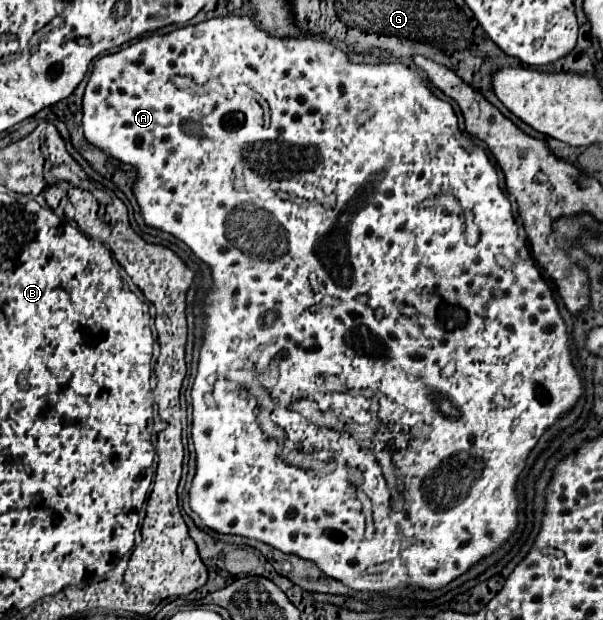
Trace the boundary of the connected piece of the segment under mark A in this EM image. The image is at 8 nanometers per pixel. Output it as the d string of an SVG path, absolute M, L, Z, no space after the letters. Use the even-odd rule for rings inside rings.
M222 16L222 18L212 18L212 20L204 20L204 22L200 22L200 24L196 24L196 26L184 26L184 28L178 28L178 30L174 30L174 32L170 32L170 34L164 34L164 36L162 36L162 34L150 34L150 36L144 36L144 38L140 38L140 40L138 40L138 42L134 42L134 44L130 44L130 46L126 46L126 48L122 48L122 50L118 50L118 52L114 52L114 54L106 54L106 56L102 56L102 58L100 58L100 60L96 60L96 64L94 64L94 68L92 68L92 76L90 76L90 80L88 80L88 86L86 86L86 92L84 92L84 100L82 100L82 130L84 130L84 138L86 138L86 140L88 140L88 142L90 142L90 144L92 144L92 146L96 146L96 148L98 148L98 150L102 150L102 152L104 152L104 154L106 154L106 156L110 156L110 158L114 158L114 160L118 160L118 162L122 162L122 164L130 164L130 166L134 166L134 168L136 168L136 184L134 184L134 186L132 186L132 192L134 192L134 196L136 196L136 200L138 200L138 206L140 206L140 214L142 214L142 218L144 218L144 224L146 224L146 226L150 226L150 228L158 228L158 230L164 230L164 232L170 232L170 234L172 234L172 236L174 236L174 238L178 238L178 240L180 240L180 242L184 242L184 244L186 244L186 246L188 246L188 248L190 248L190 250L192 250L192 254L194 254L194 256L196 256L196 258L200 258L200 260L202 260L202 262L204 262L204 264L208 264L208 266L210 266L210 274L212 274L212 284L210 284L210 292L212 292L212 294L208 294L208 292L206 292L206 296L204 296L204 300L202 300L202 312L204 312L204 316L206 316L206 320L204 320L204 326L202 326L202 330L204 330L204 344L202 344L202 350L200 350L200 360L198 360L198 374L196 374L196 380L194 380L194 386L192 386L192 410L194 410L194 412L192 412L192 442L194 442L194 450L196 450L196 474L194 474L194 480L192 480L192 486L190 486L190 492L188 492L188 498L190 498L190 508L192 508L192 512L194 512L194 514L198 514L198 516L200 516L200 520L202 520L202 524L204 524L204 528L208 528L208 530L212 530L212 532L218 532L218 534L236 534L236 536L242 536L242 538L250 538L250 540L258 540L258 542L264 542L264 544L268 544L268 546L272 546L272 548L274 548L274 550L278 550L278 552L282 552L282 554L294 554L294 556L298 556L298 558L302 558L302 560L308 560L308 562L312 562L312 564L316 564L316 568L318 568L318 570L320 570L320 572L322 572L322 574L324 574L324 576L328 576L328 578L334 578L334 580L338 580L338 582L342 582L342 584L344 584L344 586L348 586L348 588L352 588L352 590L358 590L358 592L388 592L388 590L396 590L396 588L416 588L416 590L440 590L440 588L444 588L444 586L446 586L446 584L450 584L450 582L452 582L452 580L456 580L456 578L458 578L458 576L462 576L462 574L464 574L464 572L466 572L466 570L468 570L468 568L472 568L472 566L474 566L474 564L478 564L478 562L480 562L480 560L482 560L482 558L486 558L486 556L490 556L490 554L492 554L492 552L496 552L496 550L498 550L498 548L500 548L500 546L504 546L504 544L506 544L506 542L508 542L508 540L510 540L510 536L512 536L512 534L514 534L514 532L516 532L516 528L518 528L518 516L516 516L516 512L518 512L518 494L516 494L516 482L518 482L518 476L520 476L520 472L522 472L522 470L524 470L524 466L526 466L526 460L528 460L528 456L530 456L530 452L532 452L532 448L534 448L534 446L536 446L536 442L538 442L538 440L540 440L540 436L542 436L542 434L544 434L544 432L546 432L546 430L548 430L548 428L550 428L550 426L554 426L554 424L556 424L556 422L558 422L558 420L560 420L560 418L564 418L564 416L566 416L566 414L568 414L568 412L570 412L570 410L572 410L572 408L574 408L574 404L576 404L576 402L578 402L578 400L580 400L580 398L582 398L582 394L584 394L584 390L582 390L582 382L580 382L580 376L578 376L578 372L576 372L576 368L574 368L574 364L572 364L572 358L570 358L570 344L568 344L568 328L566 328L566 324L564 324L564 320L562 320L562 316L560 316L560 312L558 312L558 304L556 304L556 300L554 300L554 292L552 292L552 288L550 288L550 286L548 286L548 284L546 284L546 280L544 280L544 278L542 278L542 274L540 274L540 272L538 272L538 268L536 268L536 262L534 262L534 258L532 258L532 254L530 254L530 250L528 250L528 246L526 246L526 242L524 242L524 240L522 240L522 238L520 238L520 234L518 234L518 226L516 226L516 220L514 220L514 214L512 214L512 204L510 204L510 200L508 200L508 198L506 198L506 194L504 194L504 192L502 192L502 190L500 190L500 182L498 182L498 174L496 174L496 168L494 168L494 164L492 164L492 162L490 162L490 158L488 158L488 154L486 154L486 150L484 150L484 148L482 148L482 146L480 146L480 144L476 144L476 142L474 142L474 140L472 140L472 138L470 138L470 136L464 136L464 132L462 132L462 130L460 130L460 128L458 128L458 118L456 118L456 114L454 114L454 110L452 110L452 106L450 106L450 102L446 102L446 100L440 100L440 98L438 98L438 96L434 96L434 94L432 94L432 90L430 90L430 86L428 86L428 82L426 82L426 80L424 80L424 78L422 78L422 76L418 76L418 74L416 74L416 72L414 72L414 70L410 70L410 68L408 68L408 66L404 66L404 64L402 64L402 62L376 62L376 64L368 64L368 62L362 62L362 64L358 64L358 62L350 62L350 58L348 58L348 56L346 56L346 52L344 52L344 50L340 50L340 48L336 48L336 46L332 46L332 44L330 44L330 42L324 42L324 40L316 40L316 38L308 38L308 36L304 36L304 38L276 38L276 36L270 36L270 34L268 34L268 32L264 32L264 30L262 30L262 28L260 28L260 26L258 26L258 24L256 24L256 22L254 22L254 20L252 20L252 18L248 18L248 16ZM250 364L260 364L260 366L268 366L268 364L271 364L271 365L270 365L270 367L269 367L269 368L268 368L268 369L267 369L267 370L265 370L265 371L264 371L264 372L263 372L263 373L262 373L262 374L261 374L261 375L260 375L260 376L259 376L259 379L260 379L260 381L261 381L261 383L262 383L262 385L263 385L263 387L264 387L264 388L265 388L265 389L266 389L266 390L267 390L267 391L268 391L268 392L269 392L269 393L270 393L270 395L271 395L271 396L272 396L272 398L273 398L273 399L274 399L274 400L275 400L275 401L276 401L276 404L275 404L275 406L274 406L274 408L273 408L273 410L272 410L272 413L271 413L271 420L272 420L272 421L273 421L273 422L275 422L275 423L276 423L276 424L277 424L277 425L279 425L279 426L280 426L280 427L281 427L281 428L282 428L282 429L283 429L283 430L284 430L284 431L285 431L285 433L286 433L286 440L285 440L285 445L284 445L284 448L283 448L283 450L282 450L282 453L290 453L290 451L294 451L294 450L295 450L295 451L296 451L296 450L298 450L298 446L299 446L299 450L298 450L298 451L301 451L301 466L288 466L288 464L284 464L284 462L280 462L280 460L278 460L278 456L277 456L277 452L278 452L278 450L277 450L277 448L274 448L274 442L272 442L272 440L268 440L268 438L266 438L266 436L264 436L264 432L262 432L262 430L260 430L260 424L258 424L258 416L256 416L256 400L254 400L254 398L252 398L252 396L248 396L248 394L246 394L246 390L242 390L242 388L240 388L240 386L230 386L230 388L228 388L228 390L226 390L226 398L224 398L224 400L220 400L220 398L214 398L214 396L212 396L212 402L206 402L206 394L208 394L208 392L210 392L210 394L214 394L214 384L212 384L212 386L210 386L210 384L208 384L208 378L210 378L210 376L216 376L216 378L218 378L218 376L222 376L222 372L226 372L226 370L244 370L244 368L250 368ZM304 398L306 398L306 400L312 400L312 401L315 401L315 402L316 402L316 404L317 404L317 406L318 406L318 408L319 408L319 410L320 410L320 411L321 411L321 412L322 412L322 413L326 413L326 416L327 416L327 418L330 418L330 420L331 420L331 421L326 421L326 426L327 426L327 425L328 425L328 424L333 424L333 428L334 428L334 429L330 429L330 428L318 428L318 427L317 427L317 426L315 426L315 425L314 425L314 424L312 424L312 423L310 423L310 422L309 422L309 421L308 421L308 420L307 420L307 419L305 419L305 418L304 418L304 417L303 417L303 416L302 416L302 415L300 415L300 414L299 414L299 412L298 412L298 411L296 411L296 410L294 410L294 409L290 409L290 408L289 408L289 404L290 404L290 403L291 403L291 402L294 402L294 401L296 401L296 400L304 400ZM371 421L372 421L372 423L383 423L383 424L385 424L385 425L386 425L386 426L387 426L387 427L388 427L388 430L376 430L376 431L375 431L375 434L374 434L374 435L369 435L369 437L366 437L366 439L365 439L365 440L364 440L364 441L363 441L363 442L362 442L362 443L360 443L360 442L358 442L358 441L357 441L357 440L356 440L356 439L355 439L355 437L354 437L354 434L353 434L353 433L352 433L352 425L350 425L350 424L352 424L352 423L356 423L356 424L358 424L358 425L359 425L359 426L364 426L364 425L368 425L368 424L369 424L369 423L370 423L370 422L371 422ZM339 429L343 429L343 430L344 430L344 431L345 431L345 446L338 446L338 448L339 448L339 449L337 449L337 448L336 448L336 446L337 446L337 444L338 444L338 443L336 443L336 442L338 442L338 440L339 440L339 438L340 438L340 434L342 434L342 433L340 433L340 432L339 432ZM383 451L387 451L387 454L386 454L386 455L388 455L388 451L390 451L390 452L391 452L391 454L392 454L392 461L393 461L393 463L394 463L394 466L395 466L395 467L396 467L396 472L395 472L395 474L396 474L396 476L397 476L397 478L398 478L398 481L399 481L399 482L401 482L401 483L402 483L402 486L401 486L401 487L400 487L400 489L399 489L399 490L400 490L400 493L401 493L401 494L402 494L402 496L403 496L403 498L404 498L404 507L403 507L403 510L401 510L401 511L399 511L399 512L393 512L393 511L392 511L392 509L391 509L391 504L392 504L392 498L391 498L391 494L390 494L390 490L389 490L389 488L388 488L388 486L387 486L387 483L386 483L386 480L385 480L385 477L384 477L384 475L383 475L383 470L382 470L382 467L381 467L381 464L380 464L380 463L379 463L379 461L378 461L378 460L377 460L377 459L376 459L376 454L382 454L382 455L384 455L384 454L383 454ZM321 453L322 453L322 455L323 455L323 456L324 456L324 454L325 454L325 460L326 460L326 461L329 461L329 460L331 460L331 459L334 459L334 460L335 460L335 461L337 461L337 462L338 462L338 463L339 463L339 464L338 464L338 465L337 465L337 466L336 466L336 469L335 469L335 471L334 471L334 472L333 472L333 474L316 474L316 458L317 458L317 457L316 457L316 454L320 454L320 455L321 455Z

